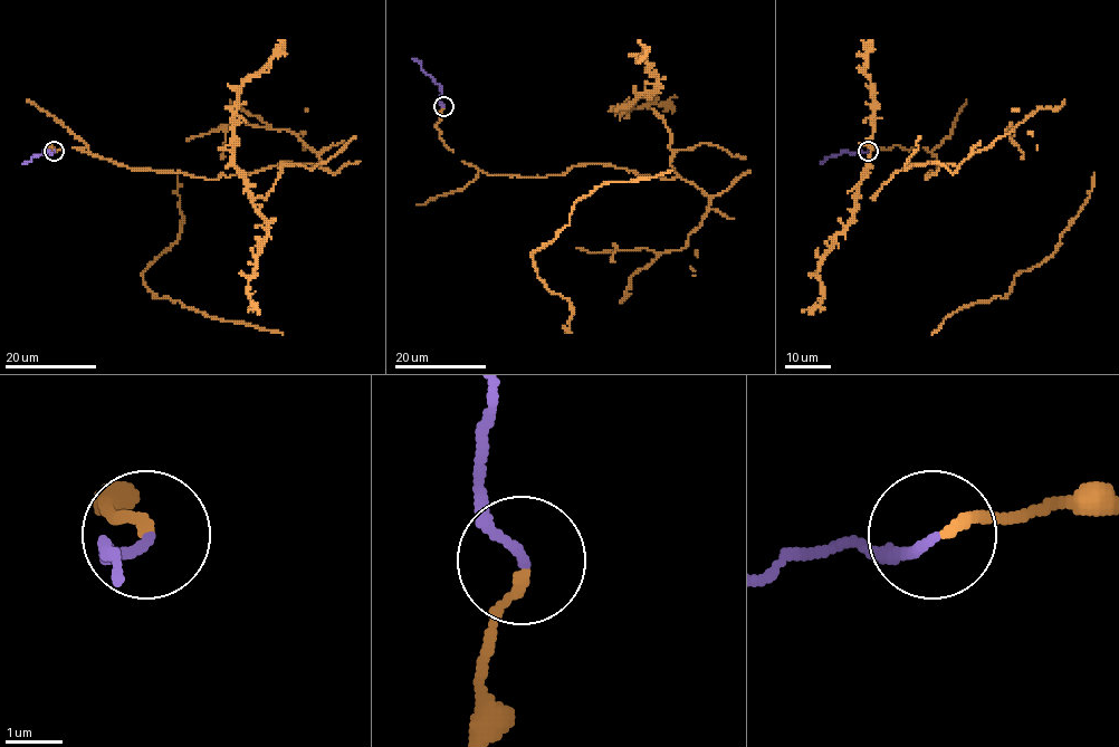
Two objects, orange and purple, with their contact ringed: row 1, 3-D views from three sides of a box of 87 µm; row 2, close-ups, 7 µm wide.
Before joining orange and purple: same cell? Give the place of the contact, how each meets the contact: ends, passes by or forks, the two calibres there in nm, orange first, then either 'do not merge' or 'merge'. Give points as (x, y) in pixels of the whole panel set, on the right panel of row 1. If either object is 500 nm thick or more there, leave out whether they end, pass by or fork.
place (868, 151); orange ends; purple ends; calibres 150 and 160 nm; merge

